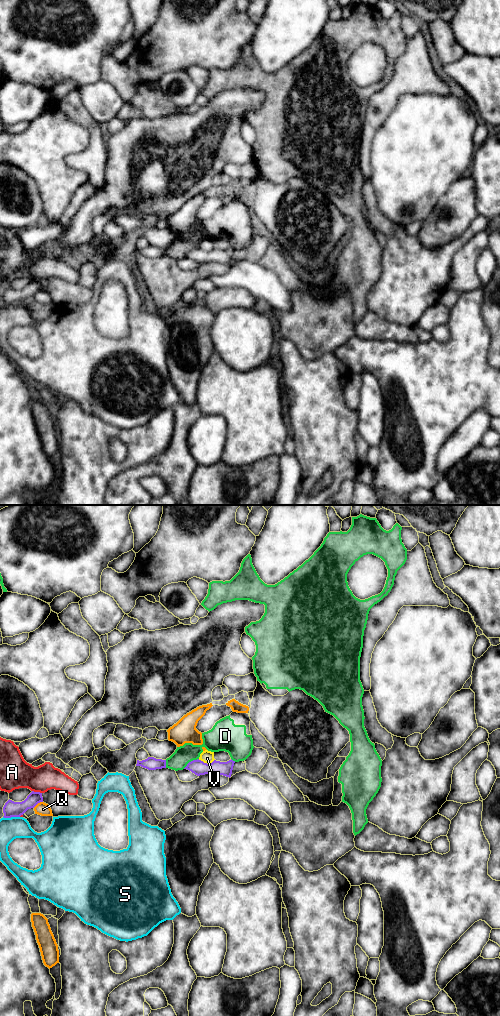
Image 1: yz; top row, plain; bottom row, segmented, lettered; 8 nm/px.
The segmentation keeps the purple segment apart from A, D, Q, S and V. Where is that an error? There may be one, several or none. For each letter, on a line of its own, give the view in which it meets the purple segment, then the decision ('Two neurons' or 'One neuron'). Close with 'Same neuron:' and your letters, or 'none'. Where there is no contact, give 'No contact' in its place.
A: Touches purple in yz. Two neurons
D: Touches purple in yz. Two neurons
Q: Touches purple in yz. Two neurons
S: Touches purple in yz. Two neurons
V: Touches purple in yz. Two neurons
Same neuron: none

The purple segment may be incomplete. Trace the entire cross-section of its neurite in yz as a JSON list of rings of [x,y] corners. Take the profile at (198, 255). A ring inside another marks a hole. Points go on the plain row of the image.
[[[197,247],[189,250],[184,257],[187,257],[197,264],[205,262],[219,262],[226,265],[231,265],[235,249],[232,247],[227,250],[214,248],[212,251],[204,251]]]

